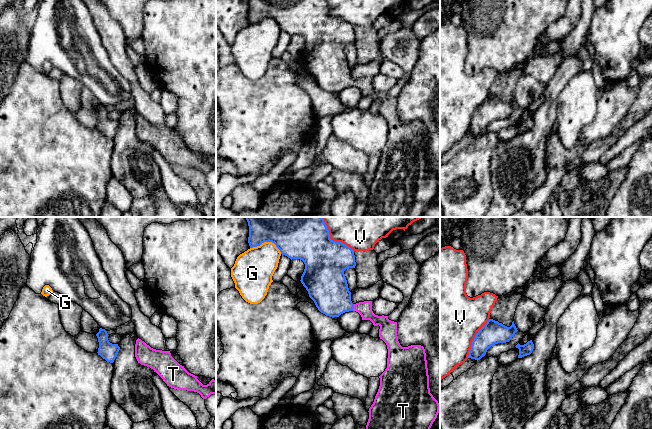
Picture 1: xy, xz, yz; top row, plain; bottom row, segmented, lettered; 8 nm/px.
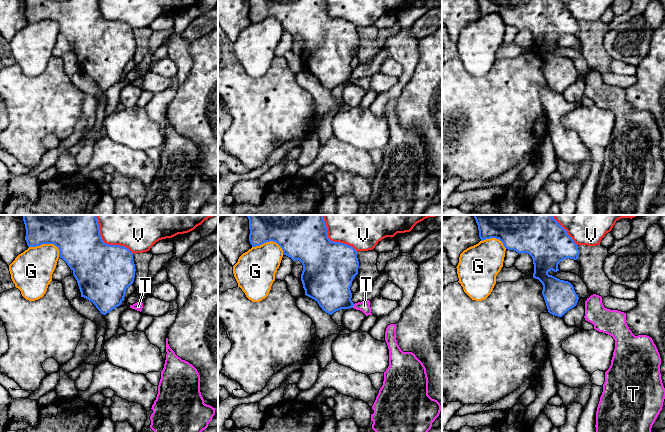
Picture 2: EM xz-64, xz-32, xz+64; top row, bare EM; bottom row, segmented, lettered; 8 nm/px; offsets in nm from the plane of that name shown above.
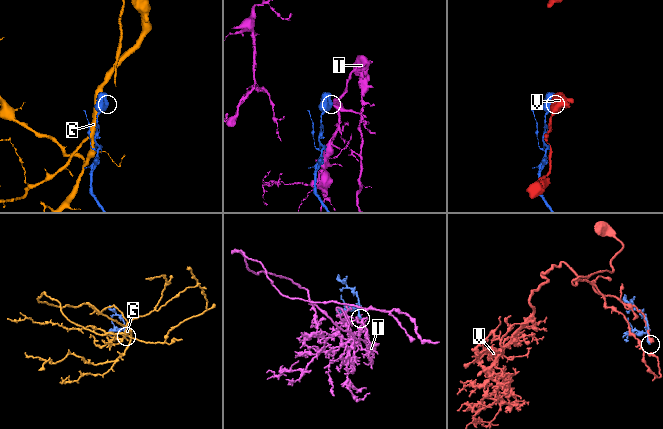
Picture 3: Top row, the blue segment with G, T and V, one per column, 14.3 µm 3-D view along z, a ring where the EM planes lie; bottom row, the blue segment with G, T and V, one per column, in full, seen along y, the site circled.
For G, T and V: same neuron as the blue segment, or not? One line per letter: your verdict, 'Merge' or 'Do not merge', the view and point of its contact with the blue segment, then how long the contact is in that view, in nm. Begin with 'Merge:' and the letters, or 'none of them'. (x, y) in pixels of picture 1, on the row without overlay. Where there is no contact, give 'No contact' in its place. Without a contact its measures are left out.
Merge: T
G: Do not merge. Touches blue at xz (267, 17). Shared border 260 nm
T: Merge. Touches blue at xz (353, 82). Shared border 60 nm
V: Do not merge. Touches blue at xz (335, 17). Shared border 320 nm

